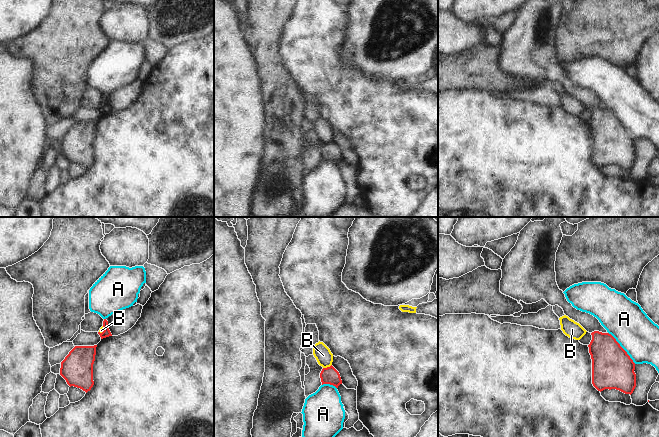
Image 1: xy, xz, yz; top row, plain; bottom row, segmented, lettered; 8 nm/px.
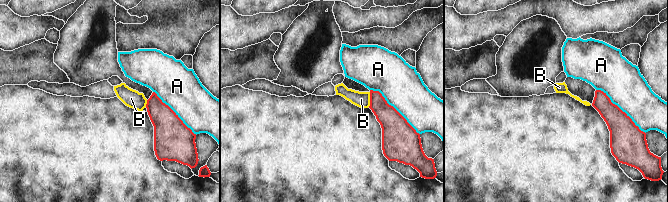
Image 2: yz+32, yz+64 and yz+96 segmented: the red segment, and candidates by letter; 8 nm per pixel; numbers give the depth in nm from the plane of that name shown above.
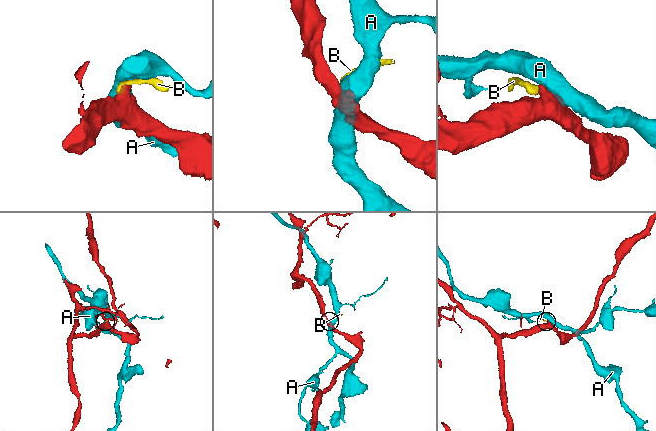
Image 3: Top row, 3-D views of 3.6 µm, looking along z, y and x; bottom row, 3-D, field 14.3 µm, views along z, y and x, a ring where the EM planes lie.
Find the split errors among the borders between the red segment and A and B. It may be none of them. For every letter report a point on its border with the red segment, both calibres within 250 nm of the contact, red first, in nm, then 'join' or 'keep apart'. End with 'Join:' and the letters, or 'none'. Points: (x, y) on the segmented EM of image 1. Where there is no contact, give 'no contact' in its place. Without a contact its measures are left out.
A: yz (622, 348) | 340/320 nm | keep apart
B: xz (327, 367) | 140/140 nm | keep apart
Join: none

